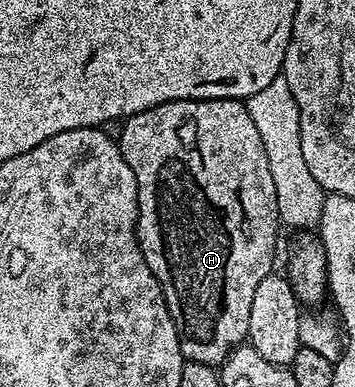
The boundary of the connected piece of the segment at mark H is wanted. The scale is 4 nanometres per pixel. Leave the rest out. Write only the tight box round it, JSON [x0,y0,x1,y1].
[118,97,280,366]

